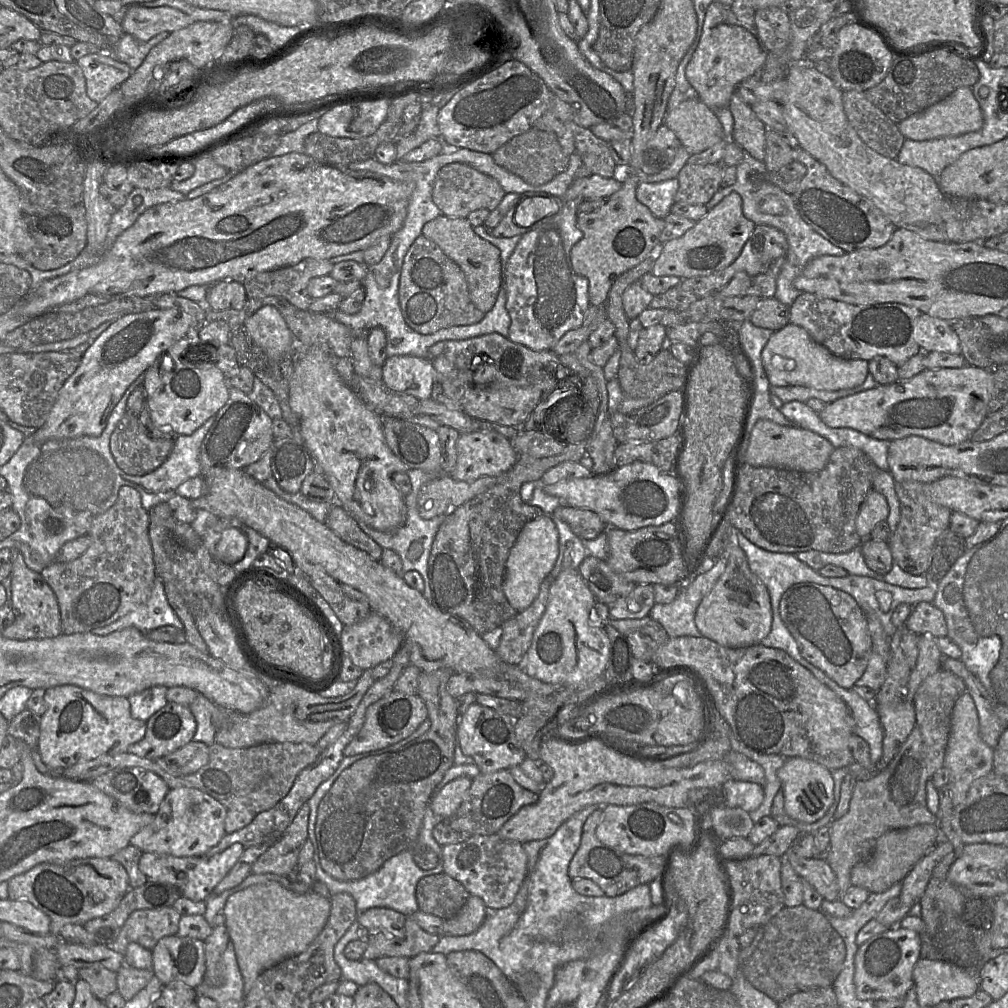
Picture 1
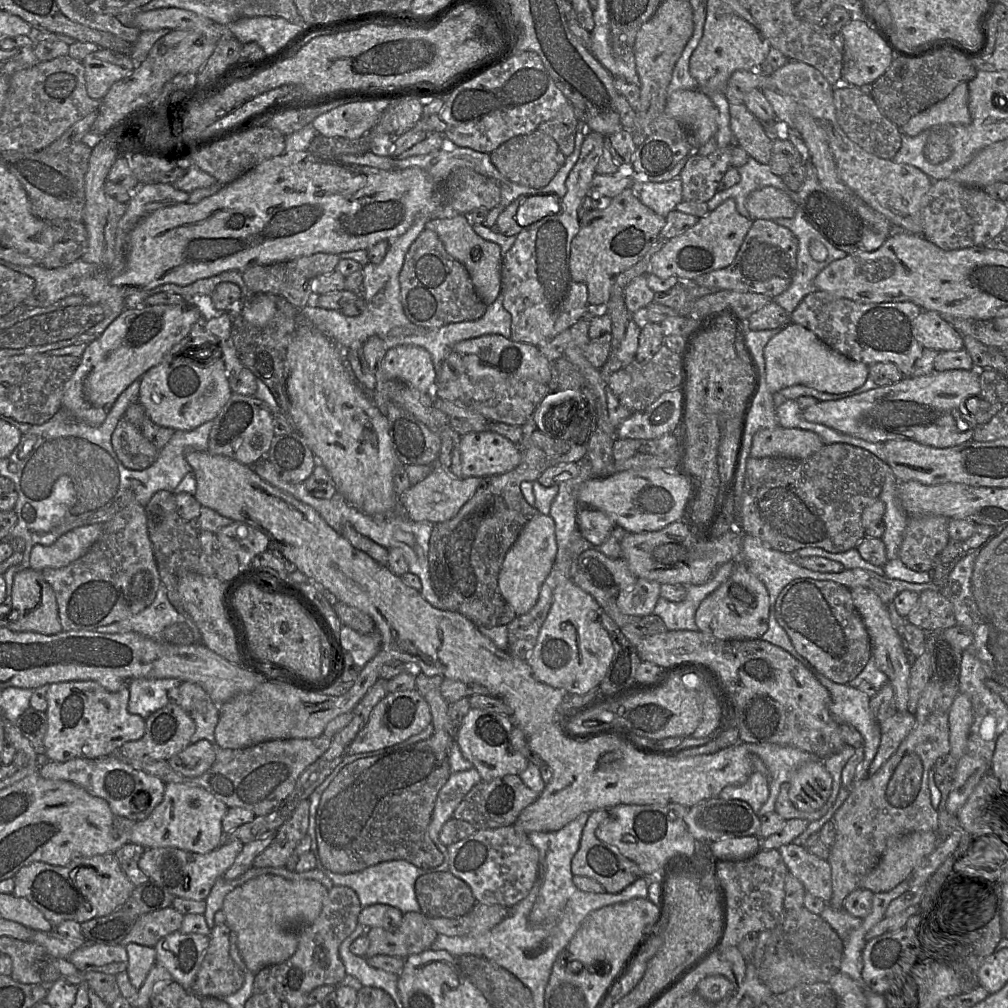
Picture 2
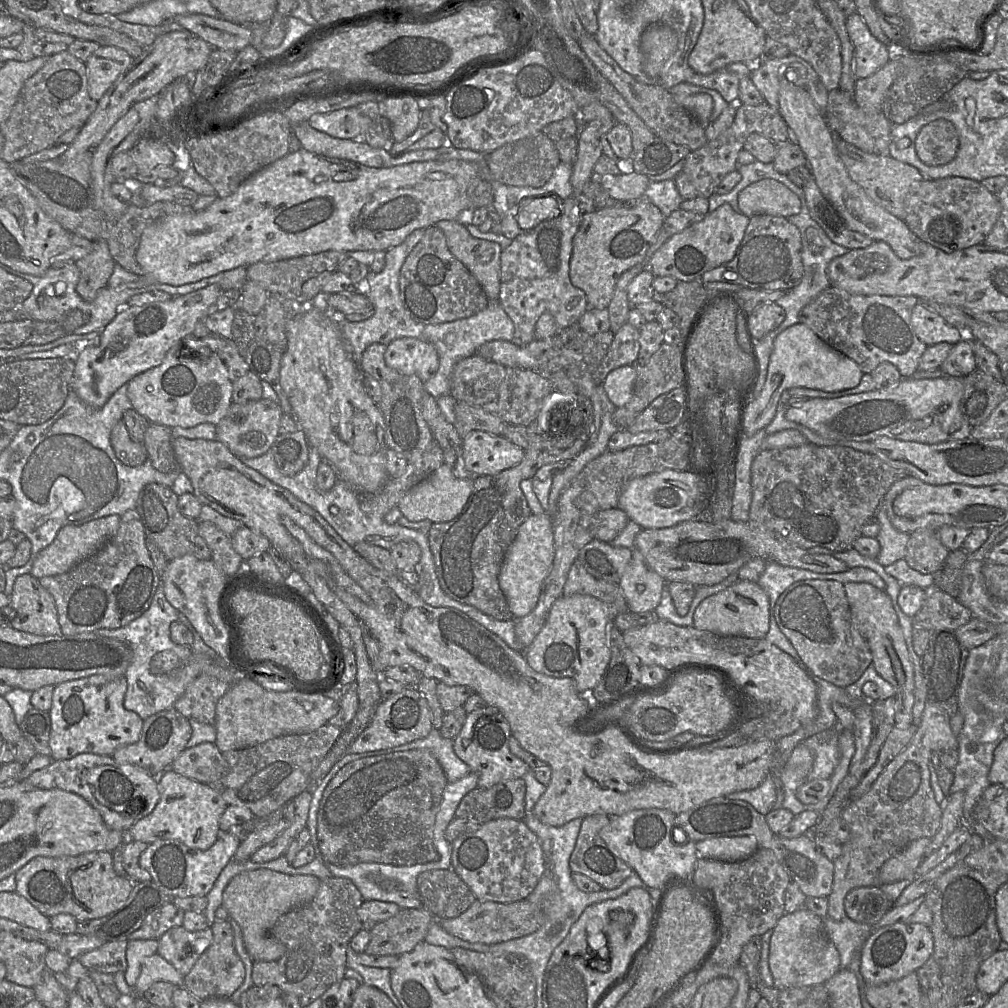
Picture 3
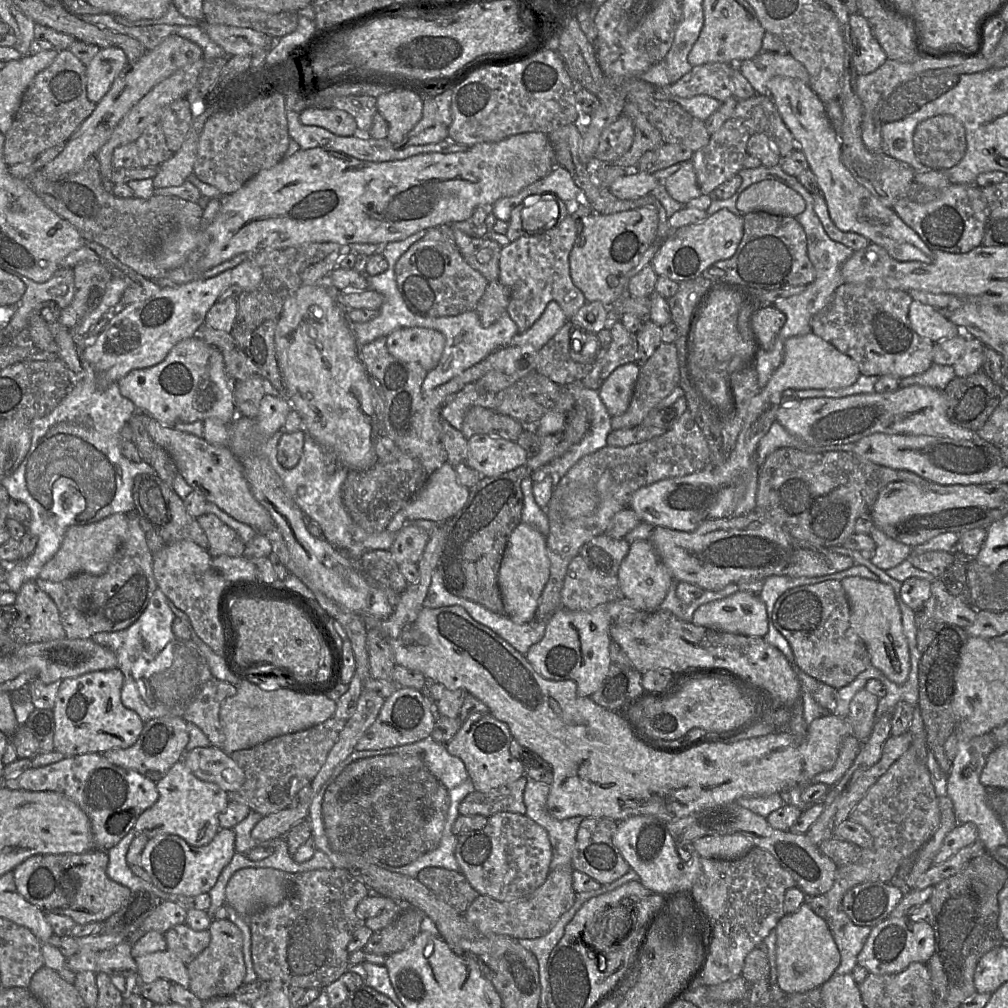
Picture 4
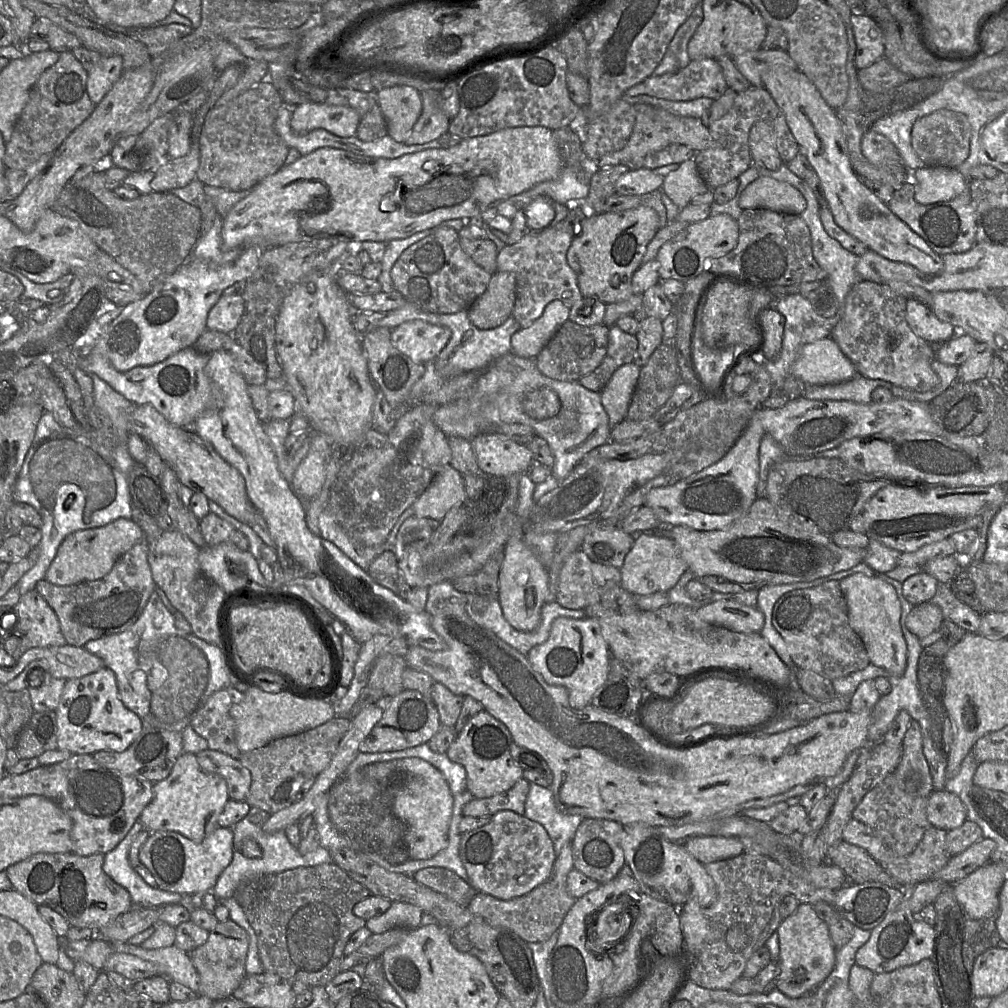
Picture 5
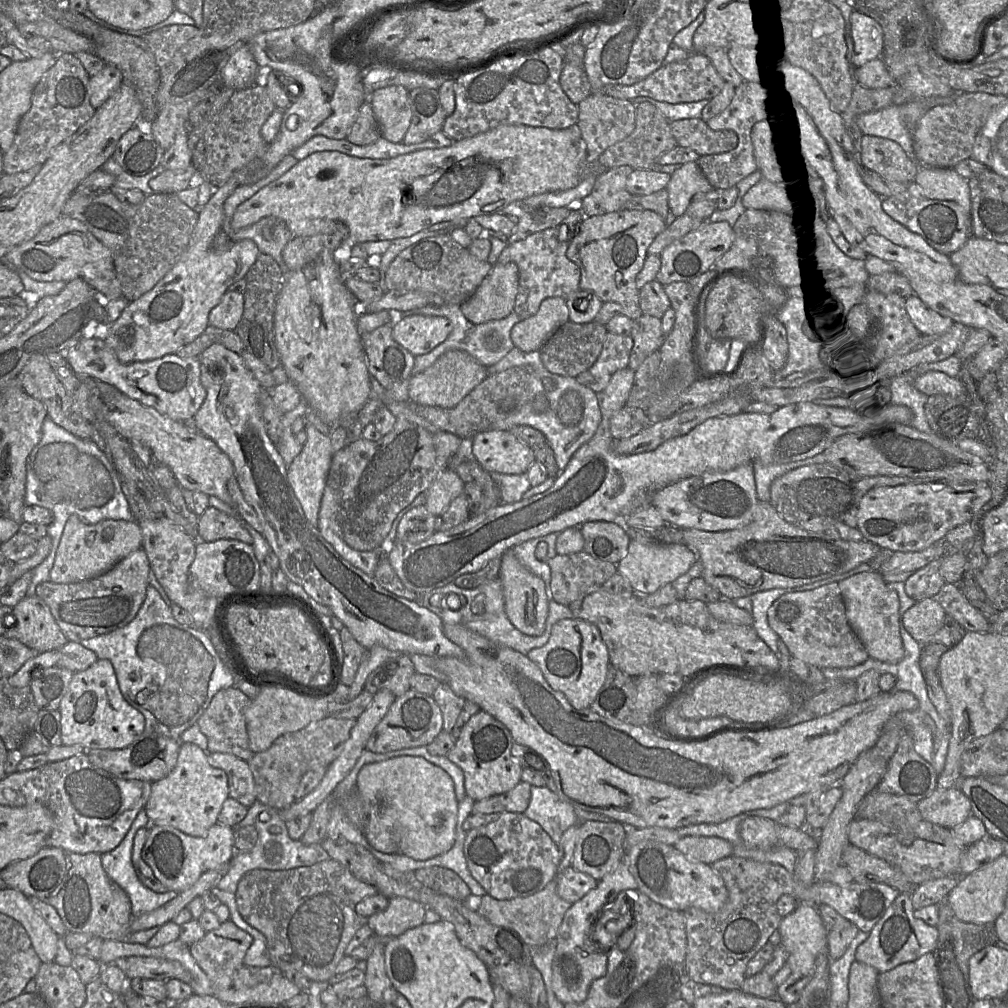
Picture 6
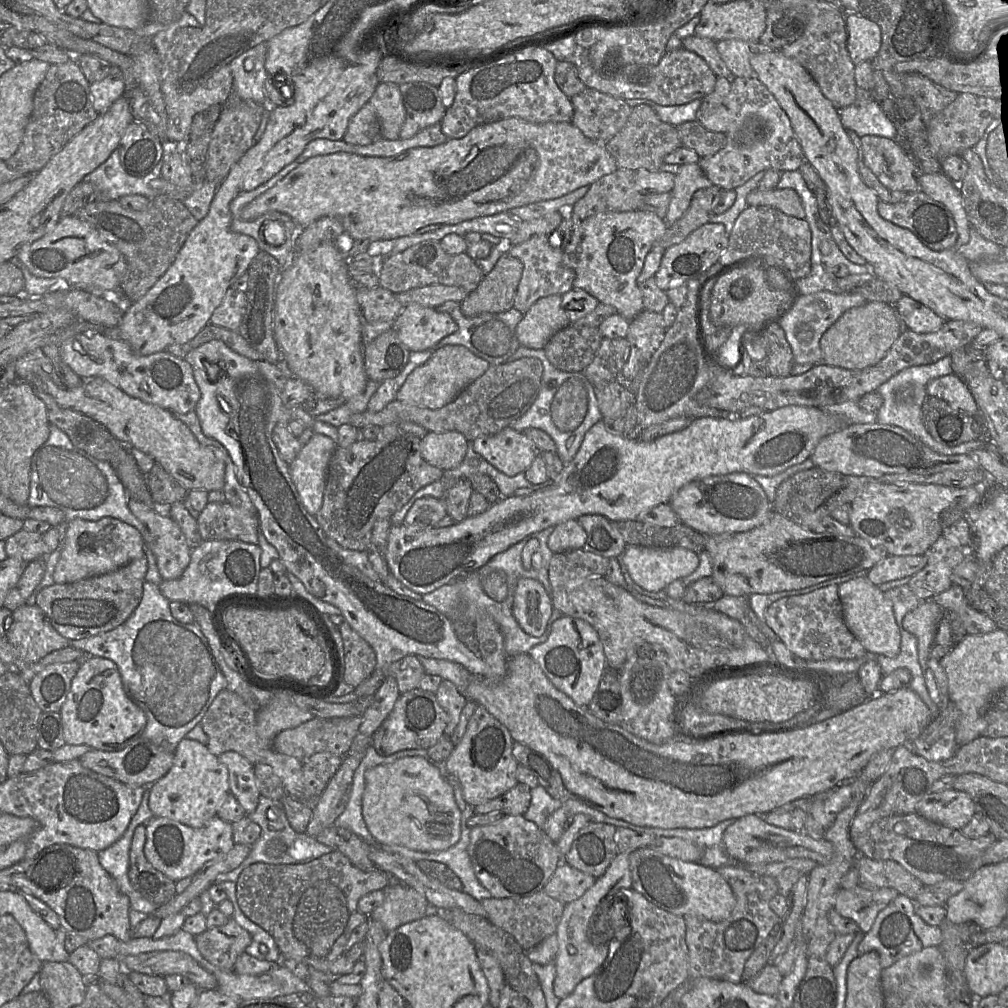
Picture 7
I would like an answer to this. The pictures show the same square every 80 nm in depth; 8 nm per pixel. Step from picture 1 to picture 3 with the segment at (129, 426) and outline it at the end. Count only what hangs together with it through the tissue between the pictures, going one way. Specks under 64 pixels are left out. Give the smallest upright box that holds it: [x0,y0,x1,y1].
[110,420,148,467]

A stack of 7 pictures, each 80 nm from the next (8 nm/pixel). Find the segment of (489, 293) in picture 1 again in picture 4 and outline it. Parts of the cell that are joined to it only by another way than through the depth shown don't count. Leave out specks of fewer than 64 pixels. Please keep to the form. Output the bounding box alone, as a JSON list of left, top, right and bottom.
[452,226,502,282]

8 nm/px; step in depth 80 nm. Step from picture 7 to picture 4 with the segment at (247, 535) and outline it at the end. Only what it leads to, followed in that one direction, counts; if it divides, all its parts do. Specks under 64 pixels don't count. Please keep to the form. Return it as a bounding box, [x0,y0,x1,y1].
[197,513,245,557]

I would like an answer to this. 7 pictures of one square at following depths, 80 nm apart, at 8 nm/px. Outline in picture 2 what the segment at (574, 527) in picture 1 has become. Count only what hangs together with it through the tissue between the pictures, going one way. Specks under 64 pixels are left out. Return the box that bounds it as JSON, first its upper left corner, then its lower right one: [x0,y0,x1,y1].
[576,506,616,546]

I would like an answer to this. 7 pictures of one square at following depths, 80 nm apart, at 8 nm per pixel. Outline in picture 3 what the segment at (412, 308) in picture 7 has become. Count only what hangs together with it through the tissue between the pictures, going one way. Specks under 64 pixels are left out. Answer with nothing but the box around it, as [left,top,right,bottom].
[384,337,439,383]

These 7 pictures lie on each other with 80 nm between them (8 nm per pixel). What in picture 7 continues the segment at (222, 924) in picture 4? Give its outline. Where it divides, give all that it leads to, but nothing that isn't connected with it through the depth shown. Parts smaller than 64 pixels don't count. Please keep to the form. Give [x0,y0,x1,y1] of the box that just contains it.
[195,918,251,971]

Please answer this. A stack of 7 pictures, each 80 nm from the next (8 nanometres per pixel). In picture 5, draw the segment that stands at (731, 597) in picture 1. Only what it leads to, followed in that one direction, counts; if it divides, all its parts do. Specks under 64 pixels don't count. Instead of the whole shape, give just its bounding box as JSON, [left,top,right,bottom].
[696,598,765,633]

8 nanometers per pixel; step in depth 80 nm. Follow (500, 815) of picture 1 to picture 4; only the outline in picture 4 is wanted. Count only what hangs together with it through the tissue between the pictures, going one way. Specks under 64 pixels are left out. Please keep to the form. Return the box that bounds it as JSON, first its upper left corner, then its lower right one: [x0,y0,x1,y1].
[459,776,527,817]

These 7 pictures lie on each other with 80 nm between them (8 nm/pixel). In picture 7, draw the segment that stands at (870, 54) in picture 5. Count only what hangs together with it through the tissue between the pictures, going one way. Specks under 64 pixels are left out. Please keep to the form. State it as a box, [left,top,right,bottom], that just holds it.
[845,13,881,65]

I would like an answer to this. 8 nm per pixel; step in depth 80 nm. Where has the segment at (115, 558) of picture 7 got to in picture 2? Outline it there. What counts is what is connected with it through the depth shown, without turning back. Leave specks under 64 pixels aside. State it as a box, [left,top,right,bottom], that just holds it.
[30,523,104,572]

